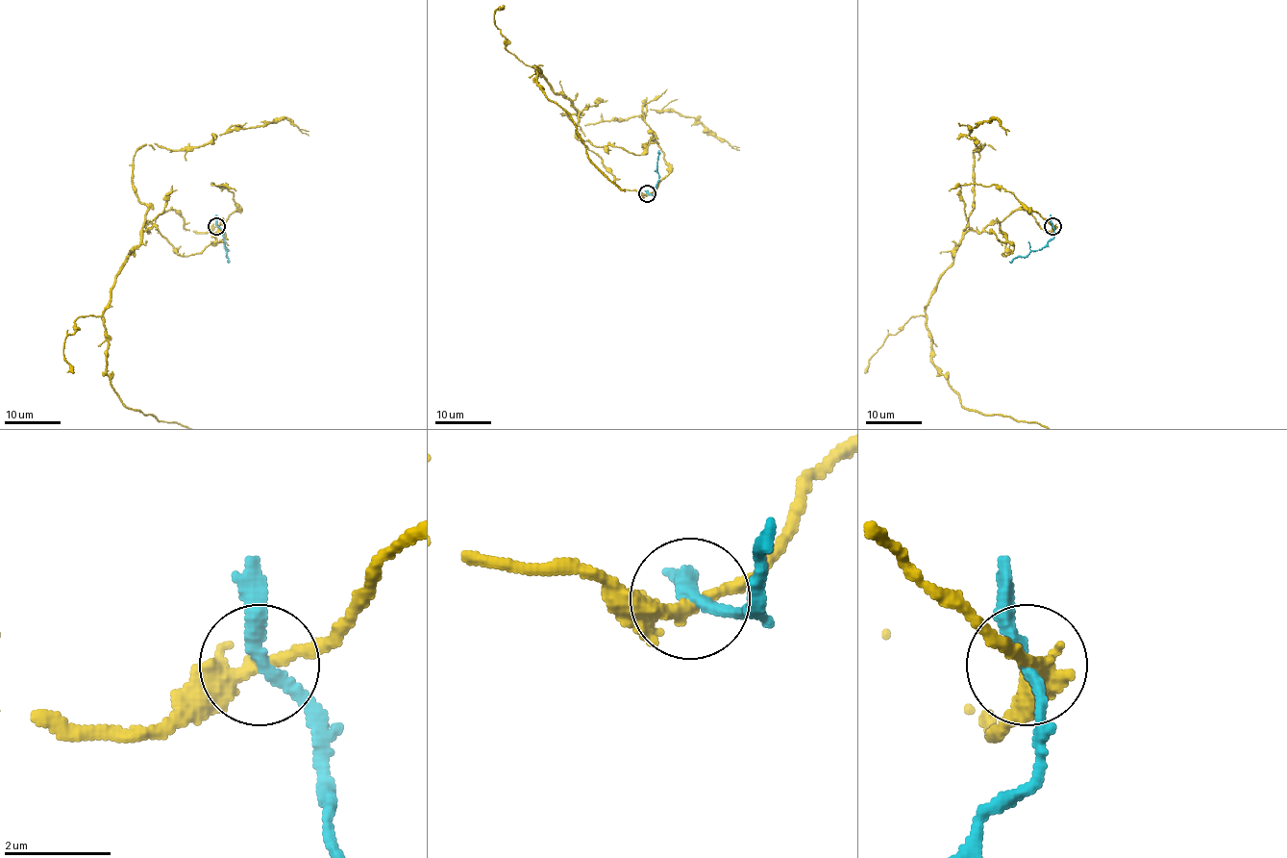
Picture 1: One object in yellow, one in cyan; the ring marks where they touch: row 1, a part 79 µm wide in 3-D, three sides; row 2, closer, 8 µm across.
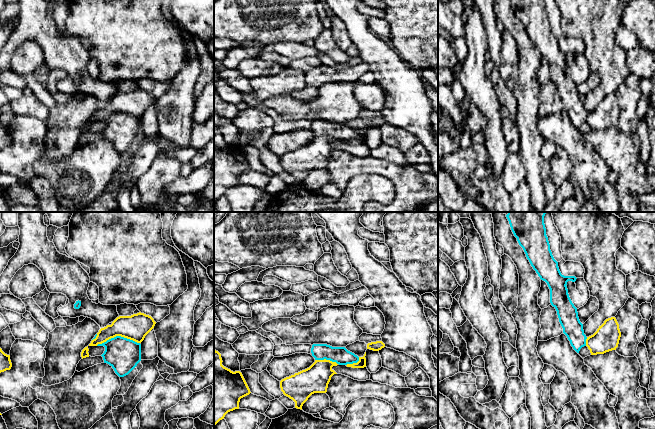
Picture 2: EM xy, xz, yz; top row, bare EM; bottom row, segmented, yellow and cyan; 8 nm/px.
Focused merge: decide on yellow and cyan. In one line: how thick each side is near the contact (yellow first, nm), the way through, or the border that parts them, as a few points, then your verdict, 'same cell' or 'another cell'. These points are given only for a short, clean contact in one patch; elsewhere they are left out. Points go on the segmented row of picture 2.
calibres 200 and 260 nm; border xy (139, 342), (114, 336), (96, 345); another cell

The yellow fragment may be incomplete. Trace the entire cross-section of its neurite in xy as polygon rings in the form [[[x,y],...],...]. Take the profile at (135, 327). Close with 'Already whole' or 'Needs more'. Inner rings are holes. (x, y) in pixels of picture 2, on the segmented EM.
[[[141,312],[131,316],[119,316],[111,325],[101,328],[89,346],[97,346],[116,336],[141,343],[155,324],[156,322],[151,316]]]. Already whole

